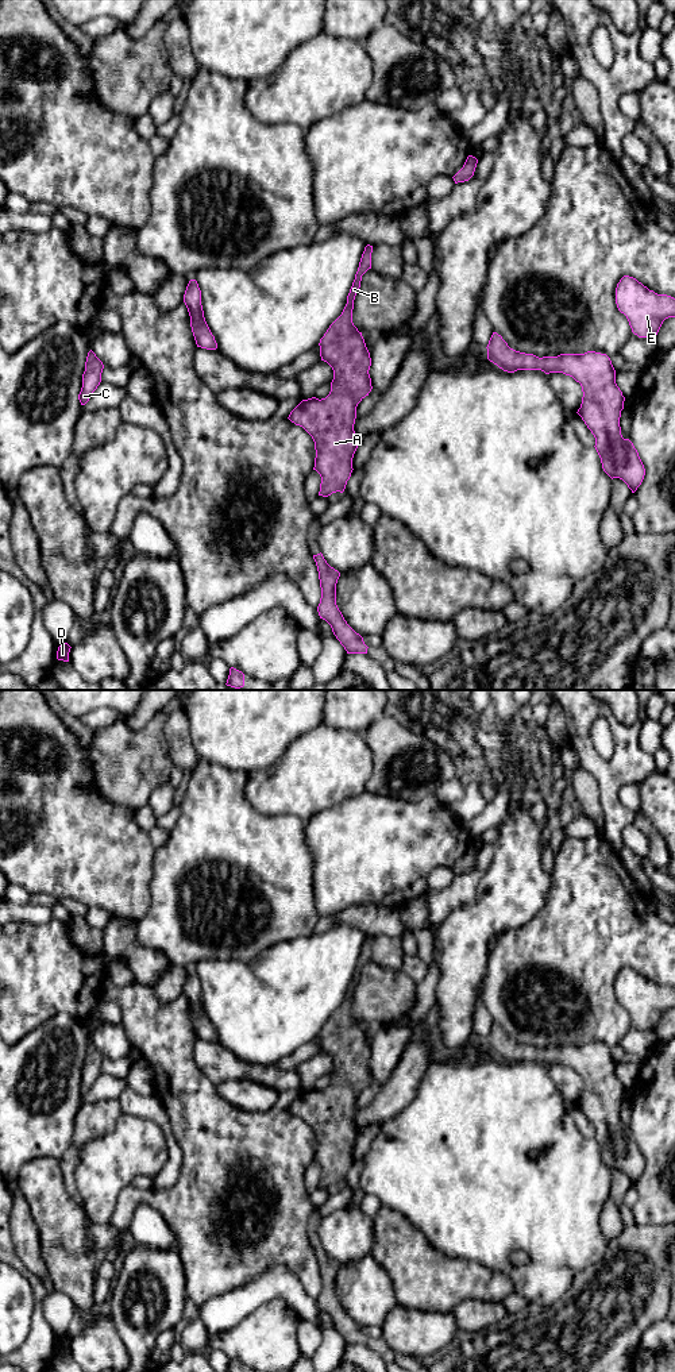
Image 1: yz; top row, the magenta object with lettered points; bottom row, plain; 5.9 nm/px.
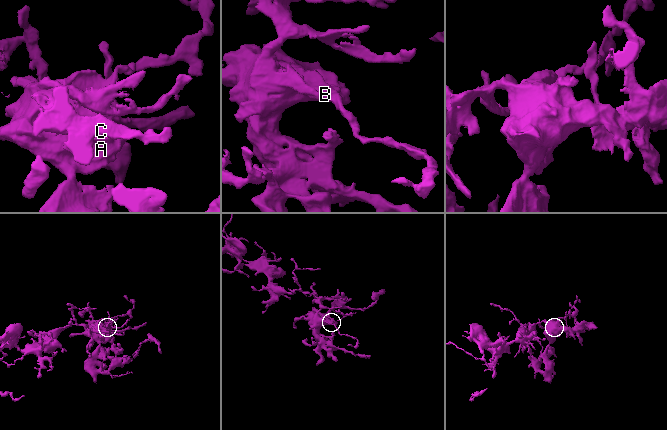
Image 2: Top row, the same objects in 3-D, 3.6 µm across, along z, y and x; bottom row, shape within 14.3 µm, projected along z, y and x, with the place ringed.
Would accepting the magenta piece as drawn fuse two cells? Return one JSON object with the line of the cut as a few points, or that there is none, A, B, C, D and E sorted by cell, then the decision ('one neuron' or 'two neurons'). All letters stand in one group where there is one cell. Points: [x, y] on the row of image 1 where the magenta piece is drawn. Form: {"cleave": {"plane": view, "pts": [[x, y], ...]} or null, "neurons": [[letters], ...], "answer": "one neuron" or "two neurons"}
{"cleave": null, "neurons": [["A", "B", "C", "D", "E"]], "answer": "one neuron"}

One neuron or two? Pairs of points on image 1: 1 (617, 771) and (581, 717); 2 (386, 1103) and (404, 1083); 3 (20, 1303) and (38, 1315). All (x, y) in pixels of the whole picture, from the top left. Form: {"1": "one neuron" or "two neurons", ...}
{"1": "one neuron", "2": "one neuron", "3": "two neurons"}

